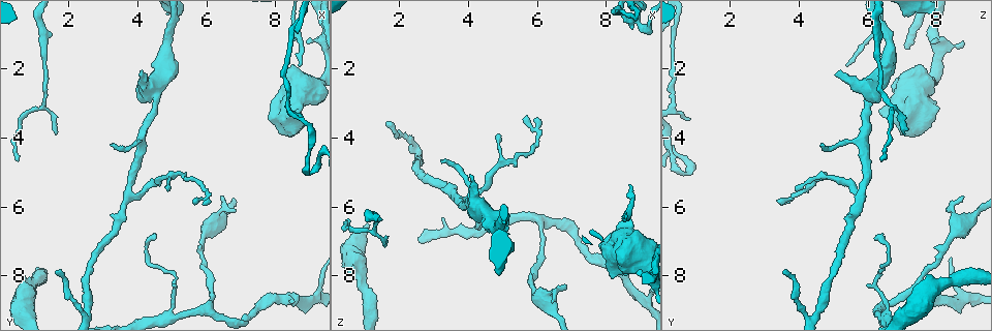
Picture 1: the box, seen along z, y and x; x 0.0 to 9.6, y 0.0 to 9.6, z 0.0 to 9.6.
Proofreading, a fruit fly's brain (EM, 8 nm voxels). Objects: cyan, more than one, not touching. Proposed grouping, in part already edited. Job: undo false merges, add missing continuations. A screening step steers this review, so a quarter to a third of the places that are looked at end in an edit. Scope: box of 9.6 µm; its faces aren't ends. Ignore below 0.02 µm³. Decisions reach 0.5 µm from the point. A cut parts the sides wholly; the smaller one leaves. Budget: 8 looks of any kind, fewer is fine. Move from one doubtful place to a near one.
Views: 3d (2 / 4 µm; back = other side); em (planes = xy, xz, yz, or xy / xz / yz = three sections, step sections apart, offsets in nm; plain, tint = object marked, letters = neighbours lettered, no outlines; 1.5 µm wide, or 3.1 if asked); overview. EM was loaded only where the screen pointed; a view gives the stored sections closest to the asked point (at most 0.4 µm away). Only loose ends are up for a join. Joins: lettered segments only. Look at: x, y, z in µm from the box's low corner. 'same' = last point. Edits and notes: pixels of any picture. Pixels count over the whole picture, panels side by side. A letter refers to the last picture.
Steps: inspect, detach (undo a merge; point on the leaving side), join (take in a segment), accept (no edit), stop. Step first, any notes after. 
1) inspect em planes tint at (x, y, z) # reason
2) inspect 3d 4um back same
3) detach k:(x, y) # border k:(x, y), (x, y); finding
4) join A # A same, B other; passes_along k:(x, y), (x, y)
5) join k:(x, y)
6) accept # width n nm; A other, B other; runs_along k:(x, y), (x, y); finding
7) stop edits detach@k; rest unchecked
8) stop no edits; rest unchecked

inspect 3d 4um at (8.70, 3.55, 0.85) # tapers out

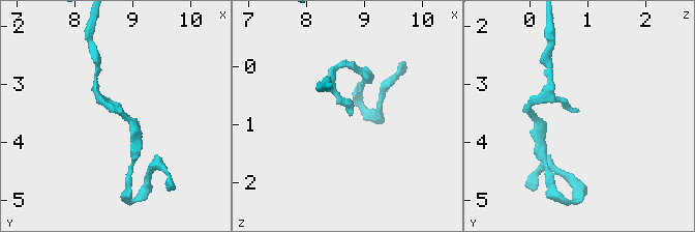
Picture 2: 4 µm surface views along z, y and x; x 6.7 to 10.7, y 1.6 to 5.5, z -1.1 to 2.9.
inspect em planes letters at (8.80, 3.45, 0.85) # now the EM

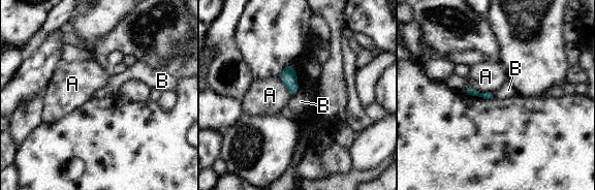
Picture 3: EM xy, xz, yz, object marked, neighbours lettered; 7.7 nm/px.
accept # A other, B other; border 3:(299, 89), (291, 97); no lettered segment goes on from it

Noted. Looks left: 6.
inspect 3d 4um at (1.65, 7.95, 3.65) # branch stops here

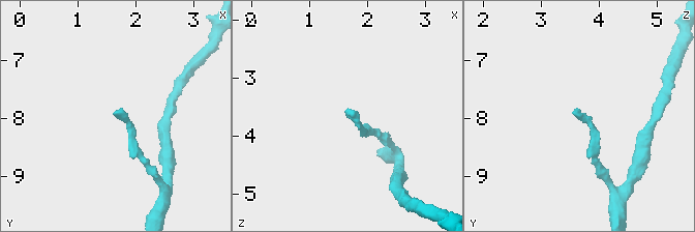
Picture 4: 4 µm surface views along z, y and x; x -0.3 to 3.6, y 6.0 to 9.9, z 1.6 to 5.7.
inspect em yz step 8 letters at (1.60, 7.95, 3.60)

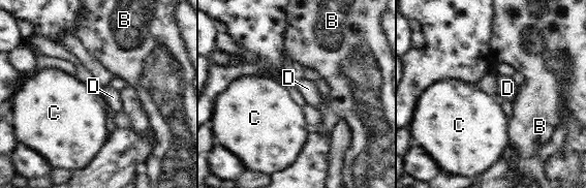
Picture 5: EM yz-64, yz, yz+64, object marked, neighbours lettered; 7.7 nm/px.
inspect em xy step 8 letters same

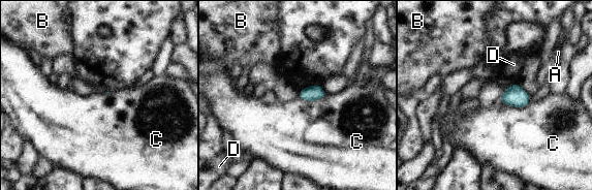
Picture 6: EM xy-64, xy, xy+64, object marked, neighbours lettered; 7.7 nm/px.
accept # A other, B other, C other, D other; border 6:(499, 100), (518, 107), (530, 101); no lettered segment goes on from it

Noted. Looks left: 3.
inspect 3d 4um back at (6.20, 6.60, 8.65) # calibre changes

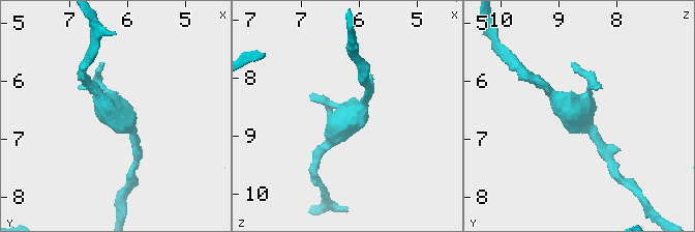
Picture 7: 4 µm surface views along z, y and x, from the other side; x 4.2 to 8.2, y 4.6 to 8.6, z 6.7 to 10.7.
inspect em planes letters at (6.15, 6.55, 8.65) # now the EM

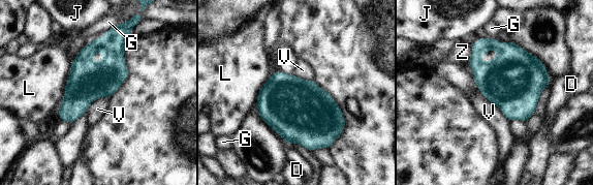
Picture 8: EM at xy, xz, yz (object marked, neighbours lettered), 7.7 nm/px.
accept # D other, G other, J other, L other, V other, Z other; border 8:(476, 86), (509, 121); one cell here

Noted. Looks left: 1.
stop no edits; rest unchecked

